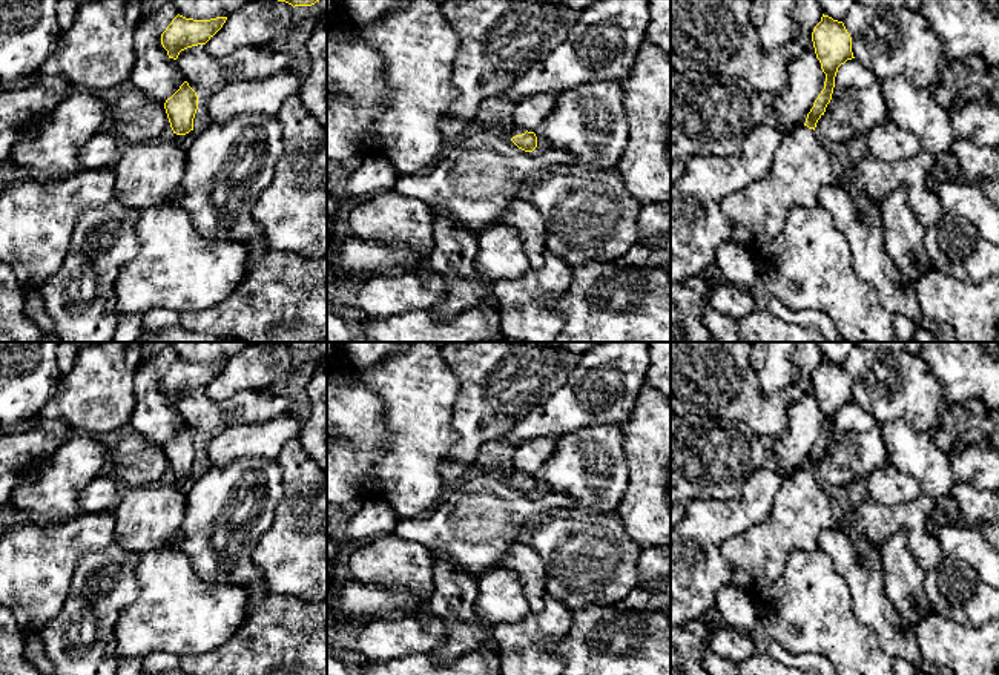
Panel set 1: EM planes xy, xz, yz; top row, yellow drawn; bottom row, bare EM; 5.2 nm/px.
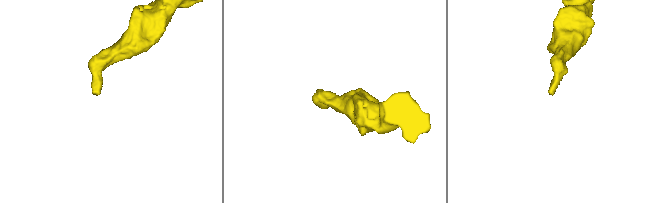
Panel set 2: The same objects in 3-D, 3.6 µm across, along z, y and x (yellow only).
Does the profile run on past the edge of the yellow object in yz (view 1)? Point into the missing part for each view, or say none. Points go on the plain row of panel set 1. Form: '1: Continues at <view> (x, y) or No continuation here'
1: Continues at yz (801, 510)

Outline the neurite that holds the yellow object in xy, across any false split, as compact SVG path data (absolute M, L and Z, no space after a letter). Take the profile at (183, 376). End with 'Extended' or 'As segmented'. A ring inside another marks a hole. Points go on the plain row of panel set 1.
M178 357L161 377L161 388L169 402L176 403L181 394L206 388L223 371L226 364L227 361L193 364Z. As segmented

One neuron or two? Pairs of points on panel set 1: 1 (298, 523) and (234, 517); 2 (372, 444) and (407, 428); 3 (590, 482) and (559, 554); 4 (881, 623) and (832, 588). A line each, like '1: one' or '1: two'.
1: two
2: two
3: two
4: two

